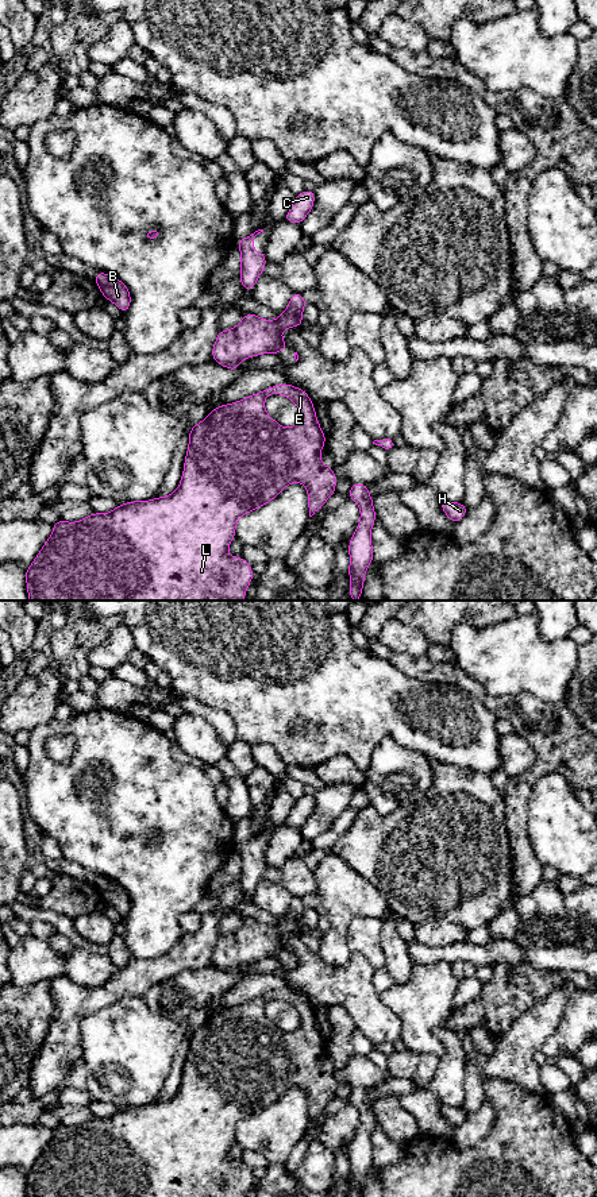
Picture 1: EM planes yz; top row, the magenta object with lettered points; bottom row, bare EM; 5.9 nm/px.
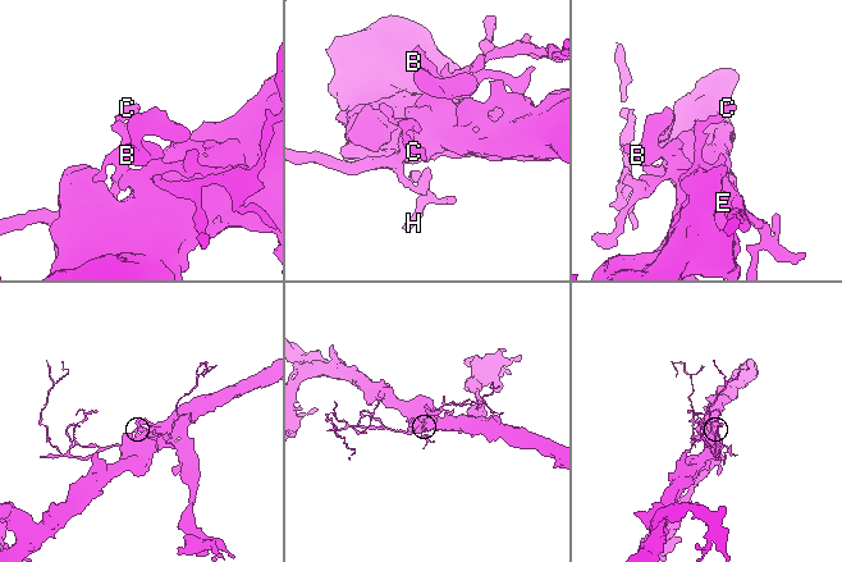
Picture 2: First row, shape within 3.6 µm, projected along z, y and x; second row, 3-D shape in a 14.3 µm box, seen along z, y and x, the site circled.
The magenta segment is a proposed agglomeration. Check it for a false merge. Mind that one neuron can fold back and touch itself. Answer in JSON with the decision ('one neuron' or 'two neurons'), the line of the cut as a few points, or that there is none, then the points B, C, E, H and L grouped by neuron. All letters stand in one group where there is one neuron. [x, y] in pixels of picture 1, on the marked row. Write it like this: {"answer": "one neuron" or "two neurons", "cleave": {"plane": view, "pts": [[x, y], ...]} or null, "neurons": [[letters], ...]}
{"answer": "one neuron", "cleave": null, "neurons": [["B", "C", "E", "H", "L"]]}

